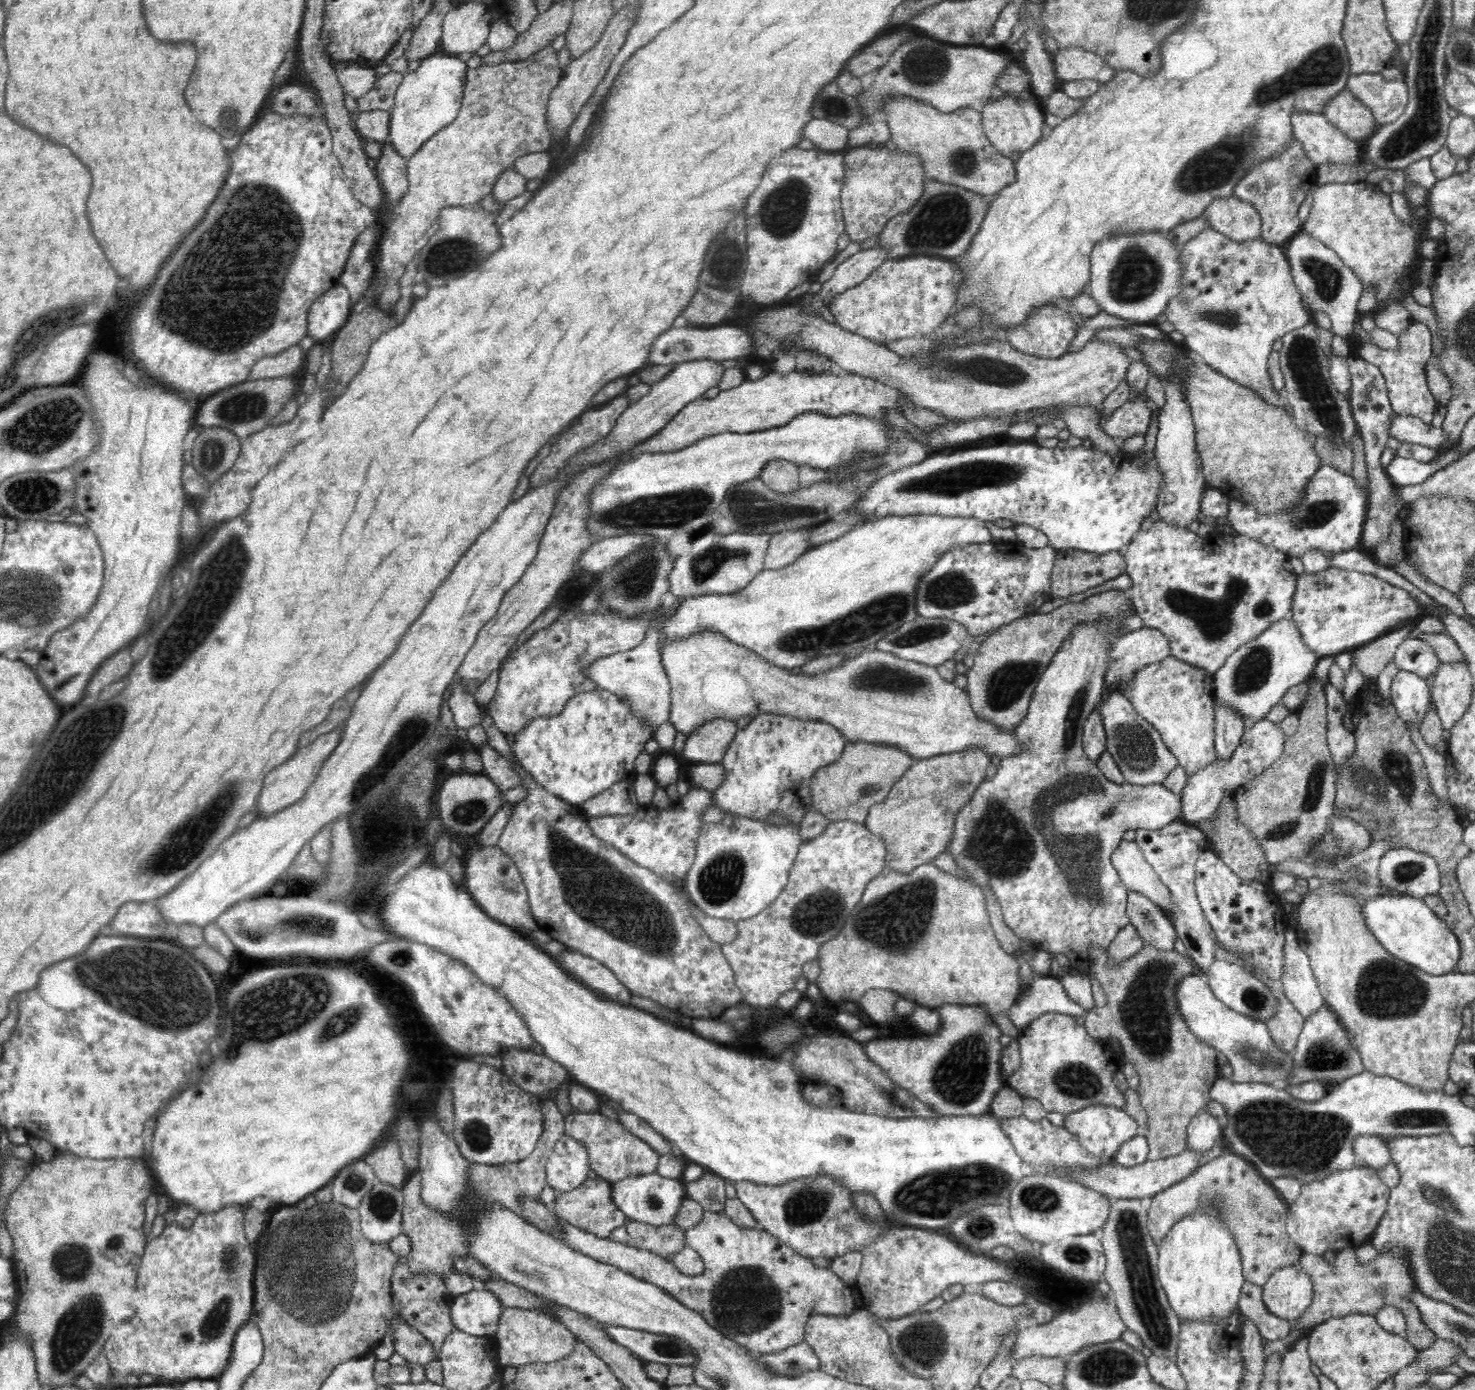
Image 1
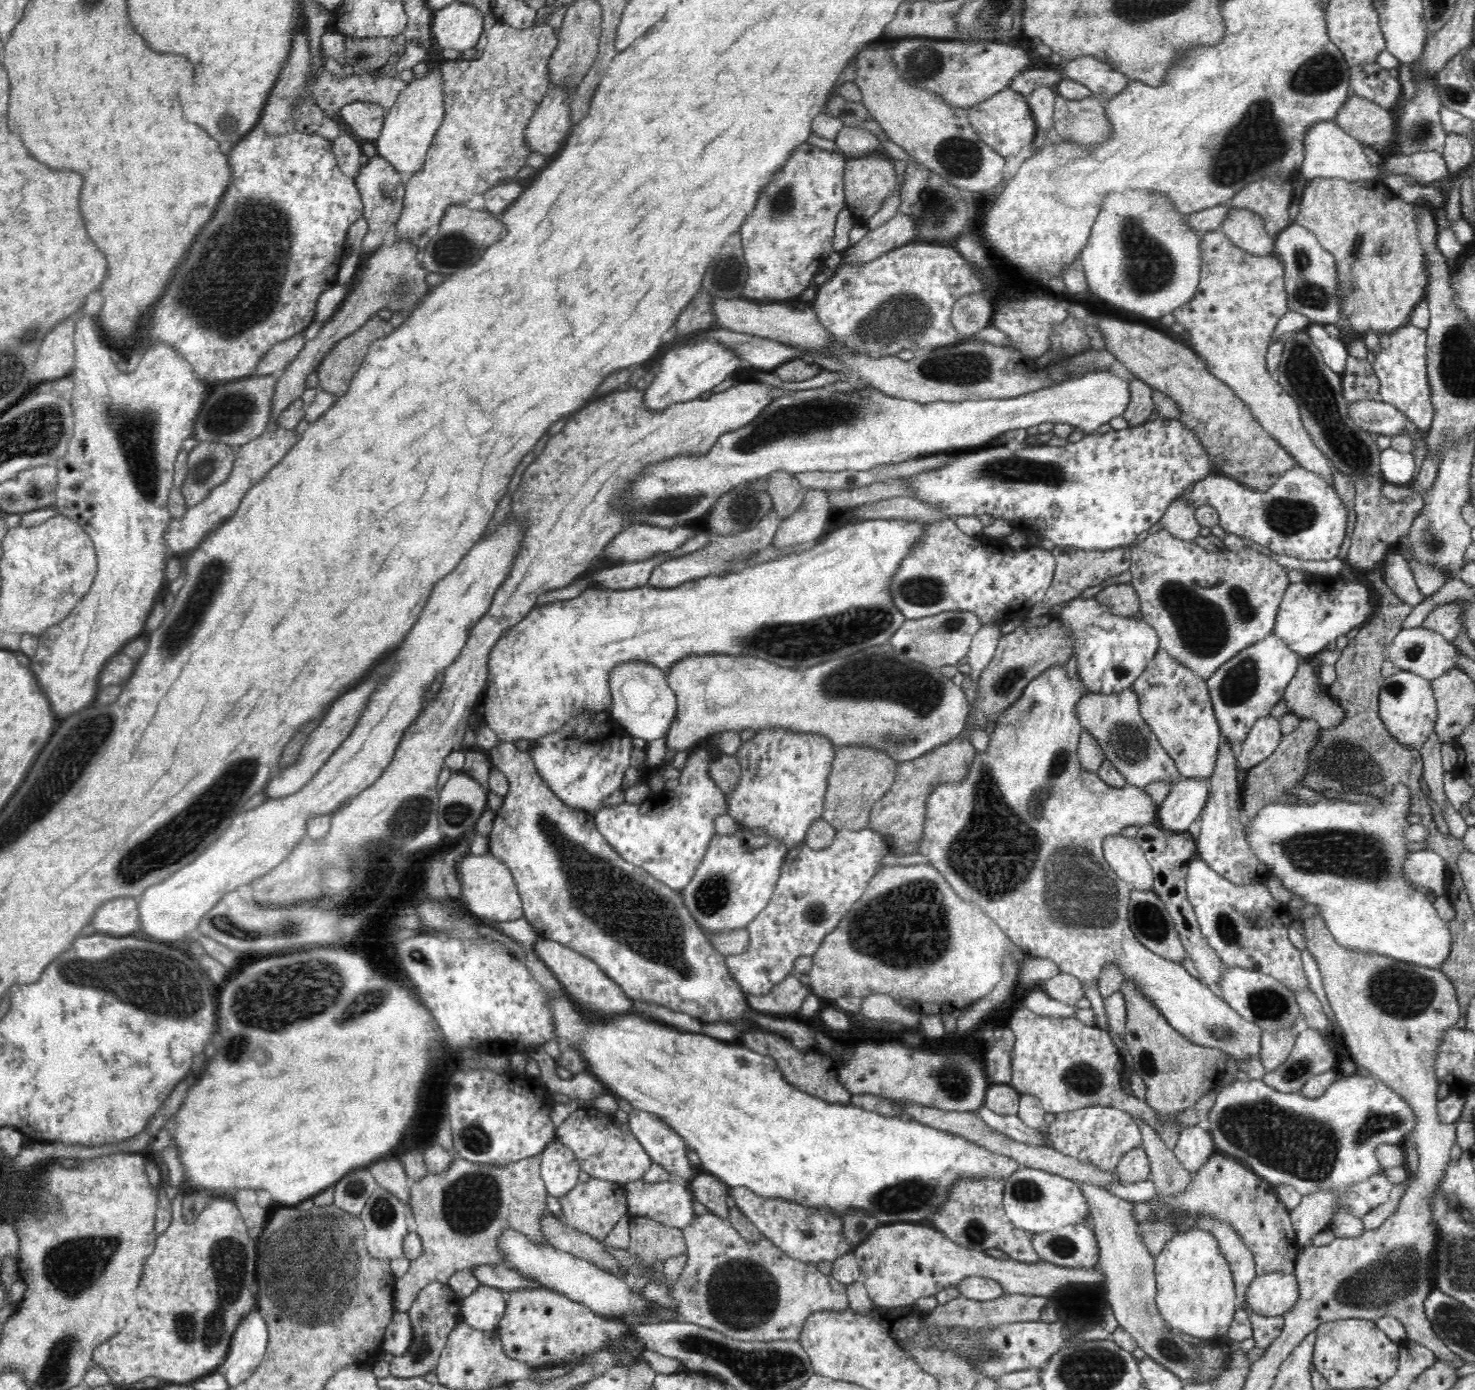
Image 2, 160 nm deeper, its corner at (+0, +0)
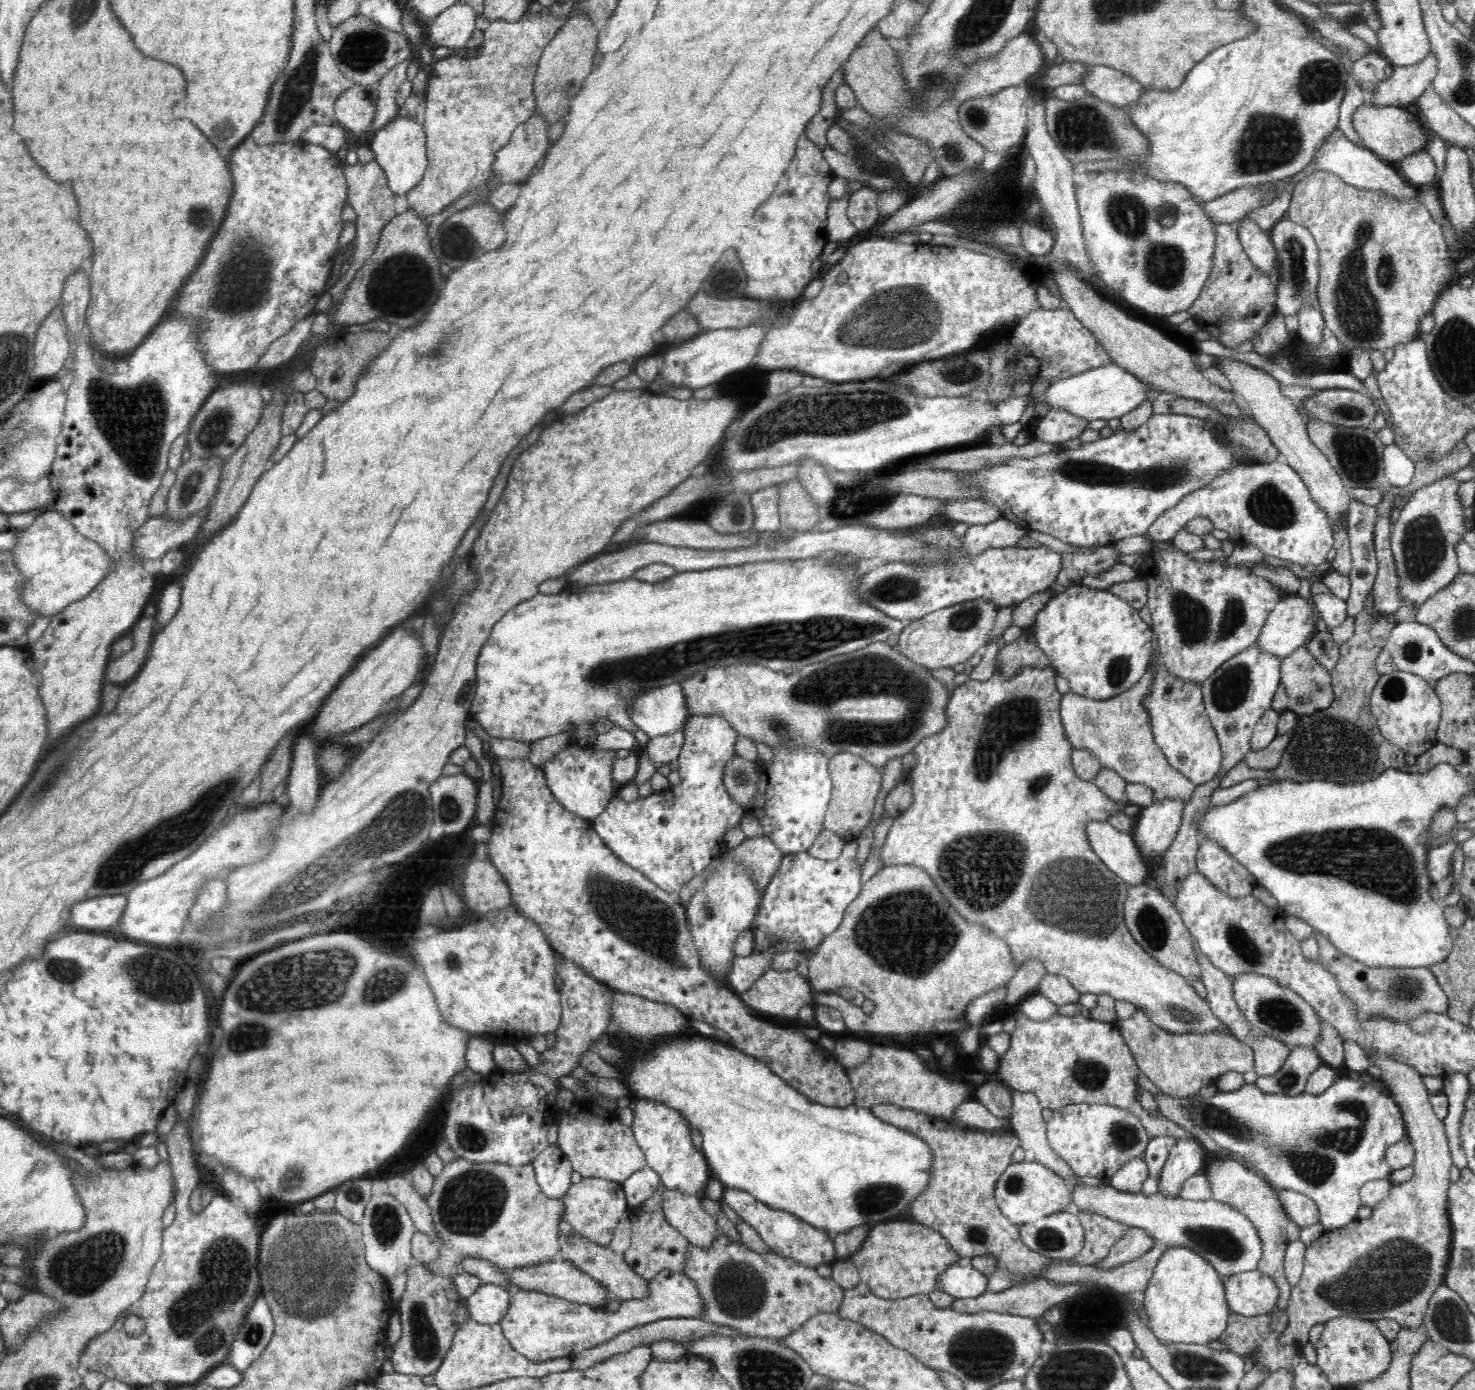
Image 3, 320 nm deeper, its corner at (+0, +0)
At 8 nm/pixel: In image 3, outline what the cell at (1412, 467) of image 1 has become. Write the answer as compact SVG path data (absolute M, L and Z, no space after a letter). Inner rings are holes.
M1396 444L1385 445L1383 464L1387 481L1392 488L1402 488L1410 484L1417 469L1416 464Z

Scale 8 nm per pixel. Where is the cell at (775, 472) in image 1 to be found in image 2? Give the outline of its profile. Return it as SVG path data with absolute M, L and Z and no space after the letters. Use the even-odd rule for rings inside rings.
M779 471L765 478L770 501L777 514L785 519L802 504L805 498L805 488L795 479L792 473Z

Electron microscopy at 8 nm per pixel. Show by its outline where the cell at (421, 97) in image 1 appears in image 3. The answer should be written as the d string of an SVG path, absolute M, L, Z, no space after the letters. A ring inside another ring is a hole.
M401 113L384 128L378 130L374 134L373 140L368 144L374 153L375 161L386 174L388 189L394 195L406 195L422 180L428 166L425 142L423 124L418 123L416 117L412 118L407 116L407 113Z

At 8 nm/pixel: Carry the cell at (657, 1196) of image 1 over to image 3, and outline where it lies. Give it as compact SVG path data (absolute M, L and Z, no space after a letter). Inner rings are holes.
M664 1190L662 1210L666 1220L677 1228L691 1244L710 1248L716 1240L717 1222L708 1214L700 1199L679 1190Z

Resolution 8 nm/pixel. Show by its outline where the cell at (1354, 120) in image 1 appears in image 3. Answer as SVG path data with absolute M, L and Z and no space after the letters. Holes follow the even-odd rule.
M1366 102L1354 112L1352 123L1363 146L1387 162L1402 160L1418 150L1425 150L1428 144L1428 135L1412 108L1404 109L1392 105L1374 106Z

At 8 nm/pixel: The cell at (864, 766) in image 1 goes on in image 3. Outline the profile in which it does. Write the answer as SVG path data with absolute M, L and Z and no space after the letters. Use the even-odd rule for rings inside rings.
M850 752L836 754L830 758L829 773L833 788L831 799L827 806L824 829L835 832L845 842L855 841L860 832L870 824L874 802L880 794L883 768L874 768L866 759Z

